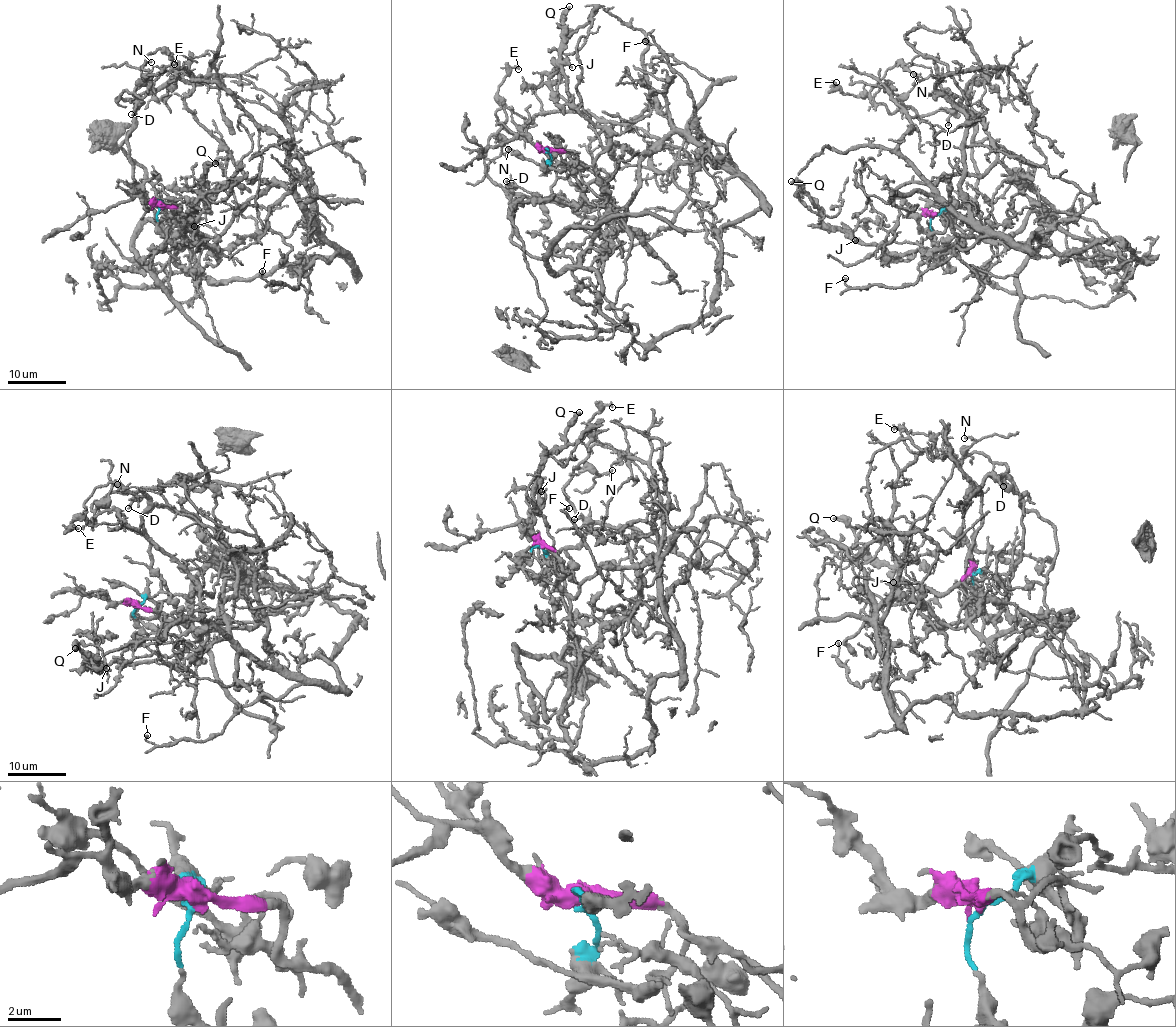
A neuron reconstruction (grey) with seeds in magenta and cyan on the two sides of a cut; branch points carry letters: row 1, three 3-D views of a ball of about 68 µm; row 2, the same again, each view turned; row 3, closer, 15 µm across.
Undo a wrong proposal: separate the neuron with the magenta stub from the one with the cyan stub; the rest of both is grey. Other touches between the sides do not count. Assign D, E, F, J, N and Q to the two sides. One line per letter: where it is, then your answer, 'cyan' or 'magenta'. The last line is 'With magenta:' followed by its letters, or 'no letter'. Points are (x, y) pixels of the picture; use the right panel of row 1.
D: (948, 125) | cyan
E: (836, 82) | cyan
F: (845, 278) | magenta
J: (855, 240) | magenta
N: (913, 74) | cyan
Q: (791, 181) | magenta
With magenta: F, J, Q

